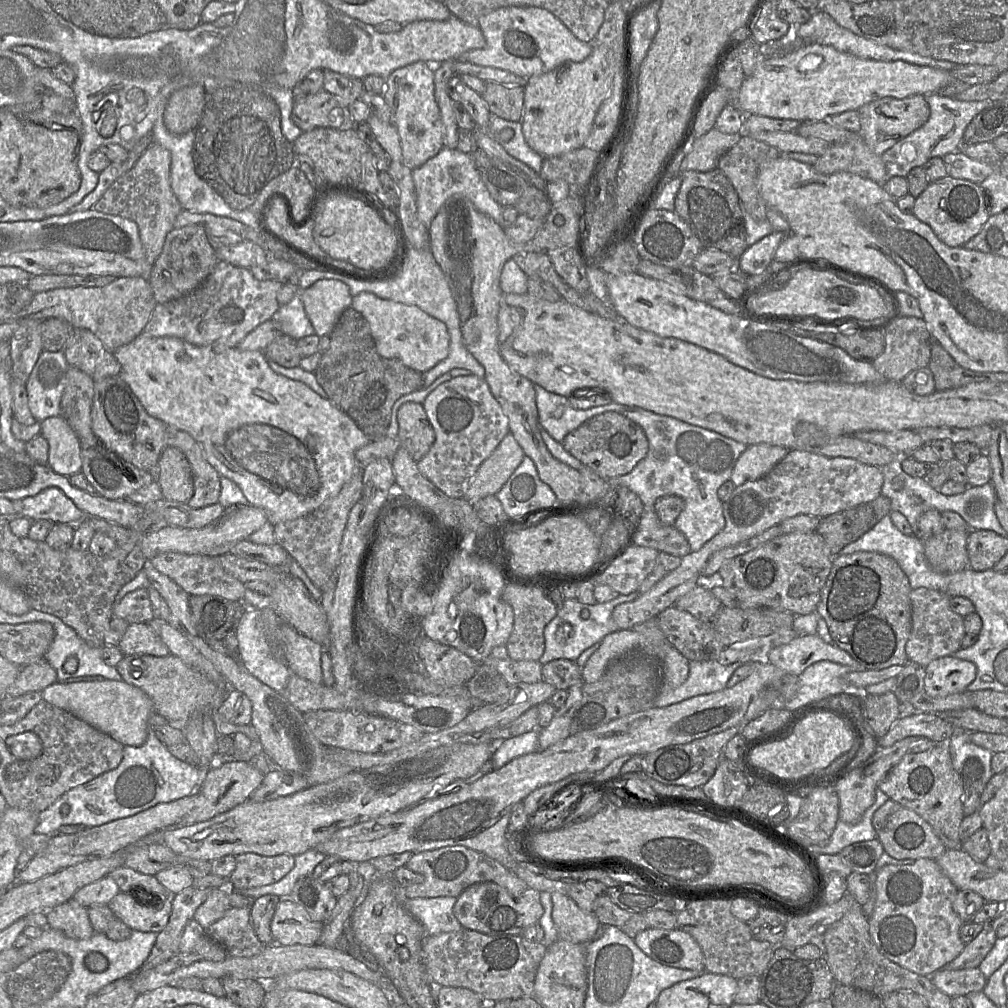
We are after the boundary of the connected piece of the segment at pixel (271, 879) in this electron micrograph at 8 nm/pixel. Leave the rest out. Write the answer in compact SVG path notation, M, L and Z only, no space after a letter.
M243 853L235 857L236 866L228 878L229 890L238 892L270 885L281 880L294 867L295 859L290 854L263 856Z

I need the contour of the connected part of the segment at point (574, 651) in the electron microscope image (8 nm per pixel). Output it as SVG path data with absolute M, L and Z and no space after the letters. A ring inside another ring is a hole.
M638 591L628 595L620 594L613 600L604 603L597 602L594 605L583 604L576 599L566 599L562 608L557 609L556 616L544 628L545 649L538 661L543 665L556 659L568 659L575 661L576 664L582 668L589 657L599 648L603 638L609 633L619 630L612 618L612 612L616 606L622 603L632 602L640 595L642 594L638 593ZM564 623L570 624L572 630L566 642L559 643L555 639L555 634L557 629Z

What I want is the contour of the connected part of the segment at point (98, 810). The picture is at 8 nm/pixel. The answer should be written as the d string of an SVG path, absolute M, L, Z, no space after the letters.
M148 728L147 739L141 746L123 748L123 759L113 770L76 786L60 796L46 810L38 813L35 833L53 836L63 825L100 826L126 818L158 803L170 802L197 791L205 770L174 757Z

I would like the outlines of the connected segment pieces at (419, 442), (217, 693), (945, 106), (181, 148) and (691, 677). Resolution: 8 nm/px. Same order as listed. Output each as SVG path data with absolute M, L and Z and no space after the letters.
M406 402L397 411L398 441L414 461L421 460L435 441L435 433L423 405Z
M172 654L163 657L128 655L124 656L115 668L124 682L140 688L149 696L155 713L164 717L168 725L180 730L183 730L195 710L208 710L212 717L213 710L218 711L227 693L222 686L218 686Z
M928 94L926 100L930 107L930 116L920 128L899 140L882 155L888 179L895 176L906 177L911 169L923 167L927 161L934 157L945 156L960 150L963 135L971 120L982 110L987 108L993 100L960 101L941 94Z
M159 102L157 116L152 128L152 142L160 144L171 154L170 185L182 208L232 218L252 229L259 230L257 225L257 215L255 215L250 208L241 211L233 210L212 187L197 175L192 156L195 130L190 130L181 135L171 134L164 124L164 110L165 107L160 106Z
M717 660L689 661L689 674L687 679L676 689L662 692L662 675L660 692L655 701L655 707L666 707L685 699L721 691L743 662L735 662L730 665L722 665Z

